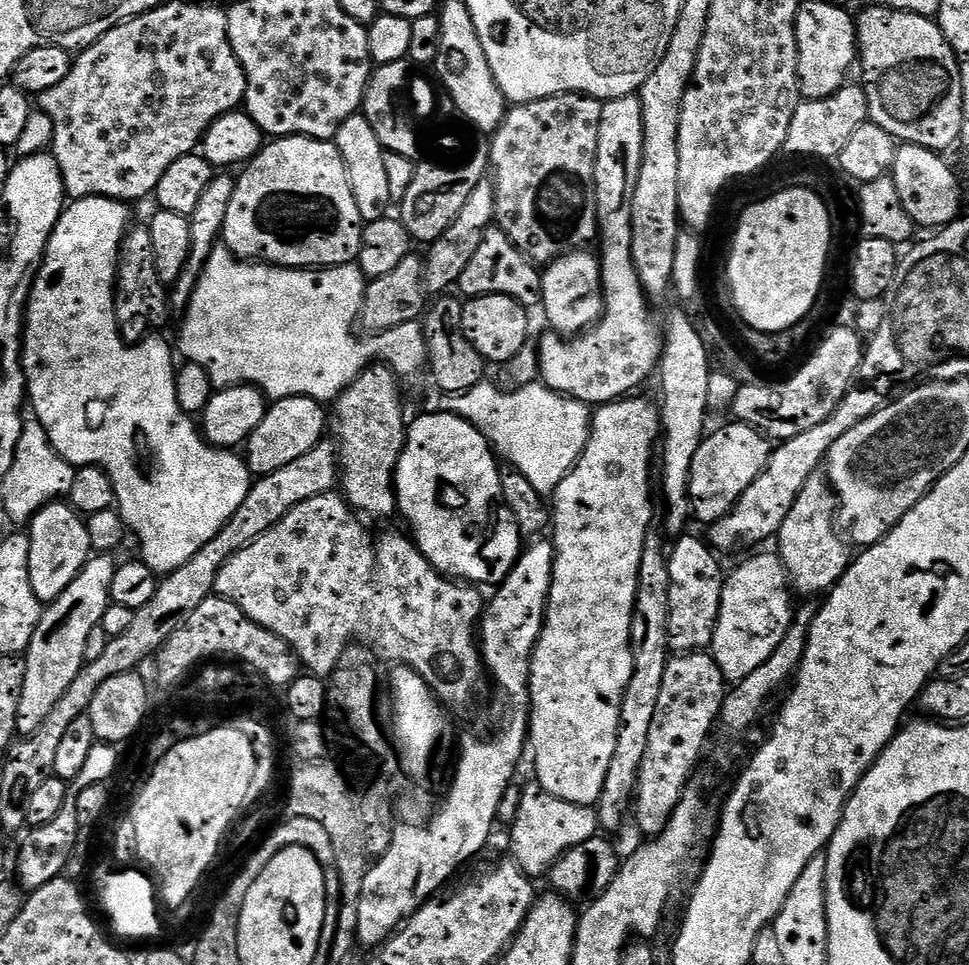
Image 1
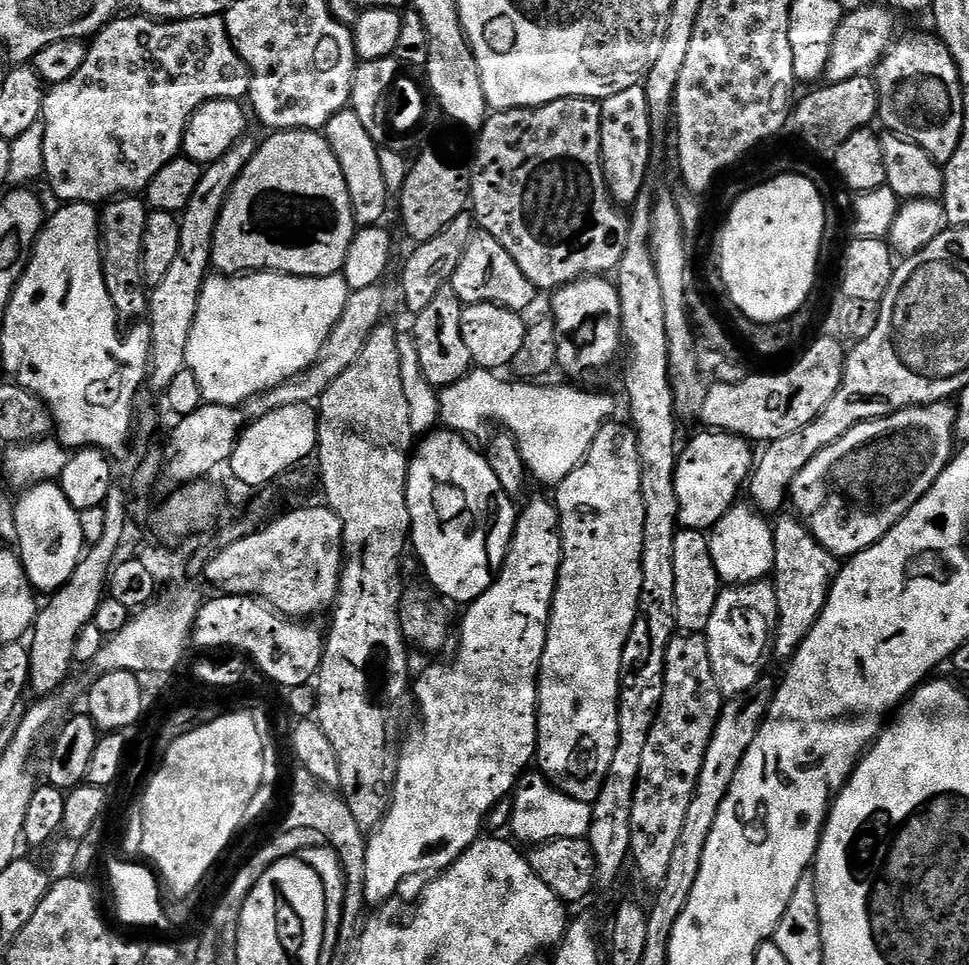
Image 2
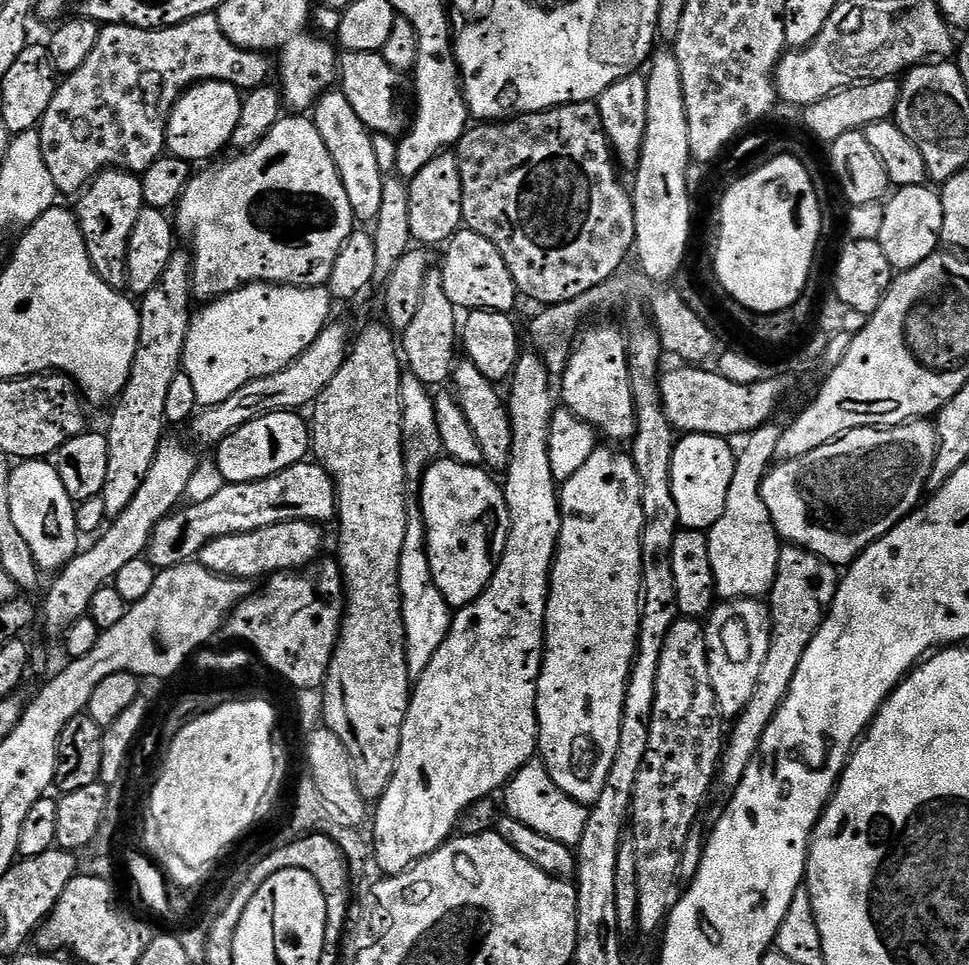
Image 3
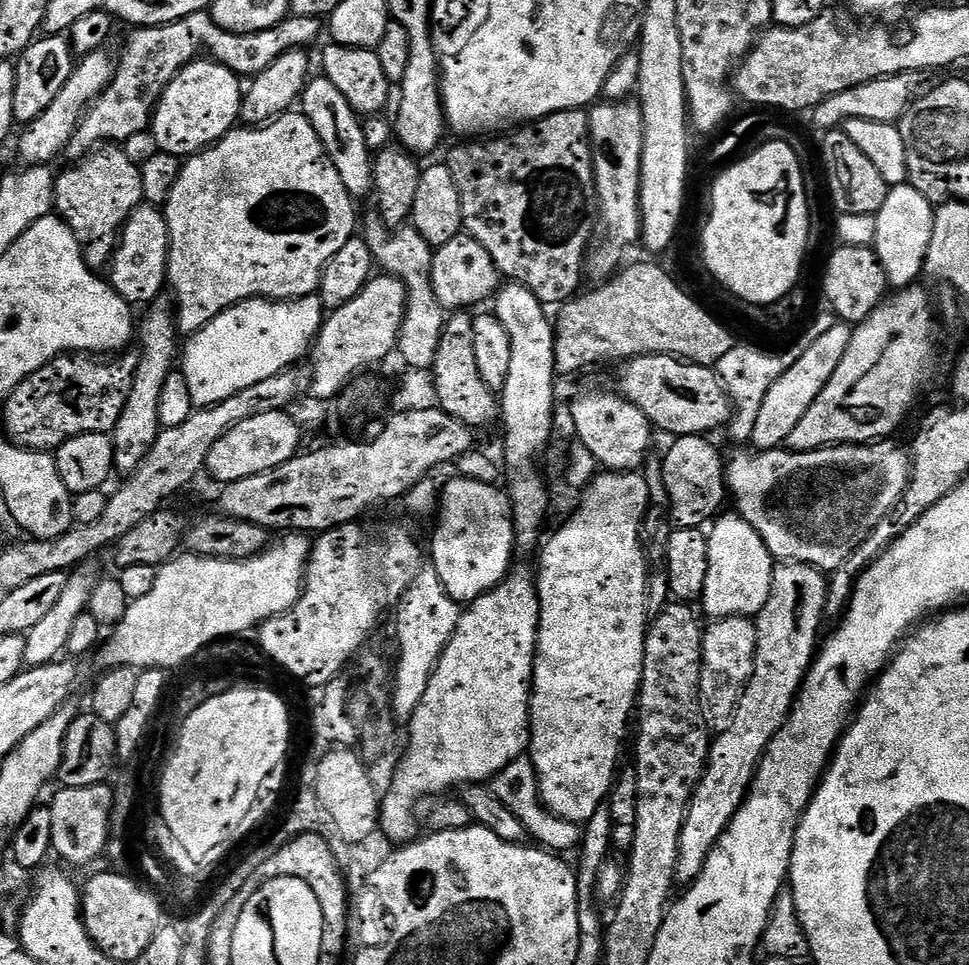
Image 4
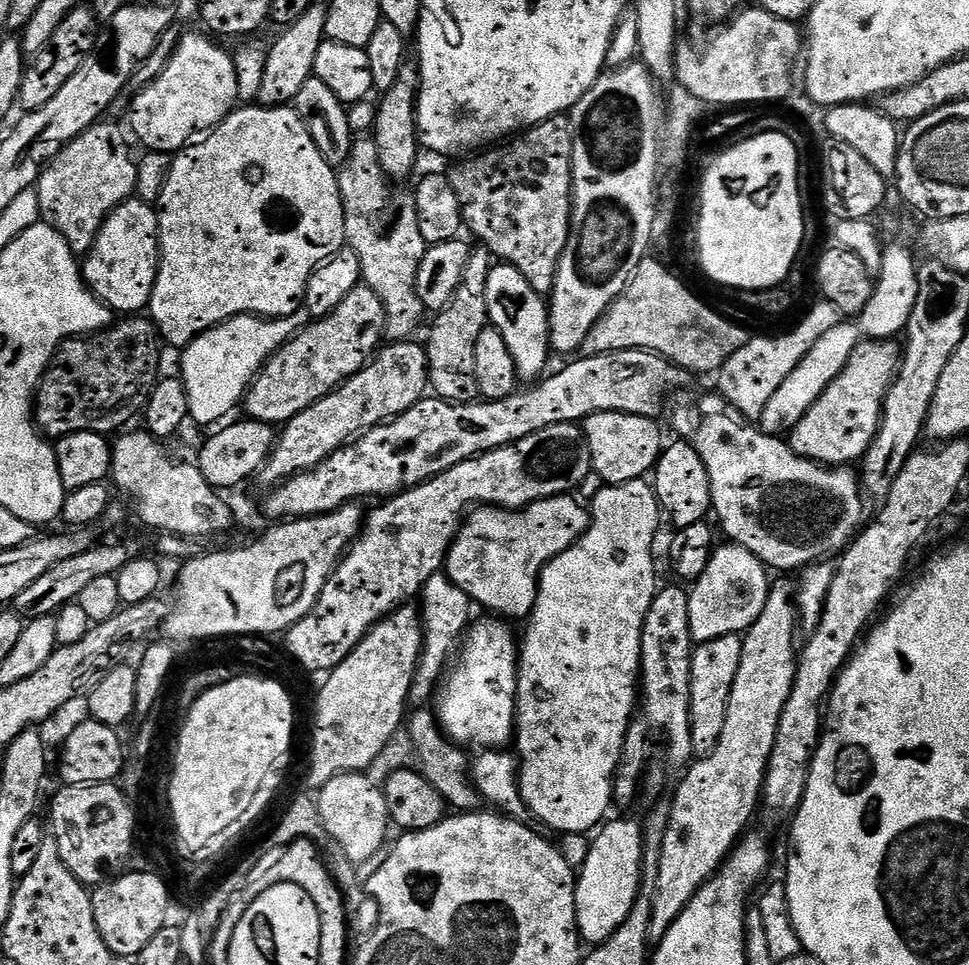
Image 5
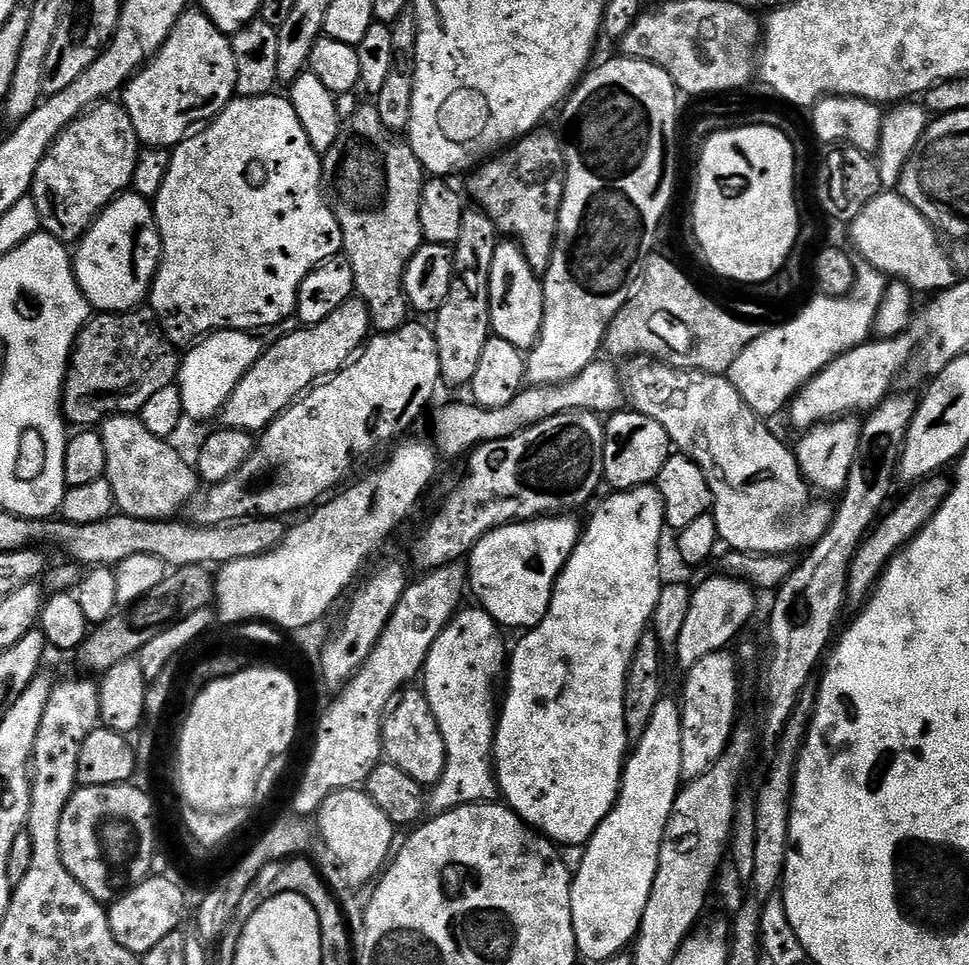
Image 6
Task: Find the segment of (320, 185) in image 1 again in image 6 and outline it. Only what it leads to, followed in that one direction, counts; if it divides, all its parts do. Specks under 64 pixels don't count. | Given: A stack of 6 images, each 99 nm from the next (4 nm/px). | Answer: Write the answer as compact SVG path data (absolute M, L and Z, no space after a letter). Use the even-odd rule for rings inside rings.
M276 95L233 98L211 123L193 131L171 149L172 161L166 170L166 182L162 182L162 190L158 190L154 198L156 225L160 231L160 269L152 279L147 299L147 303L152 304L151 315L169 345L188 346L197 338L203 338L213 332L231 330L255 333L260 330L256 328L272 328L275 324L282 323L287 316L291 317L295 313L296 295L306 274L310 274L331 256L341 255L344 246L342 230L324 199L324 190L320 186L321 153L316 152L314 146L310 146L310 138L306 138L306 130L302 130L302 122L298 122L298 114L294 114L291 99L287 95Z

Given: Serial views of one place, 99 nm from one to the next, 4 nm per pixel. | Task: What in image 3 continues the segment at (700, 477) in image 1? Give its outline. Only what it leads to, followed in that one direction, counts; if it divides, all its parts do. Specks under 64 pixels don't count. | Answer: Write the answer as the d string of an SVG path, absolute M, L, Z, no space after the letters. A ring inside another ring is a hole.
M689 432L681 435L674 446L674 458L670 466L670 482L674 494L674 506L678 506L680 528L704 532L712 528L722 510L726 510L726 494L734 478L737 453L723 436Z

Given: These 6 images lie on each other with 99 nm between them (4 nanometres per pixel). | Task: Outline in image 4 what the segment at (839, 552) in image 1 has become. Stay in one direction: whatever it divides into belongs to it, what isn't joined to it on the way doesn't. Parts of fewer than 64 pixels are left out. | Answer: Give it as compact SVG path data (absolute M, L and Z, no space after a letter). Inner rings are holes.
M780 562L773 567L770 598L754 617L756 657L752 676L740 694L734 718L726 730L713 739L708 749L708 765L704 777L694 790L688 817L682 826L678 850L677 877L691 882L702 870L710 850L720 840L729 822L748 797L756 767L768 743L788 720L792 704L804 684L804 675L818 650L820 623L826 620L824 607L828 601L829 577L809 564Z

